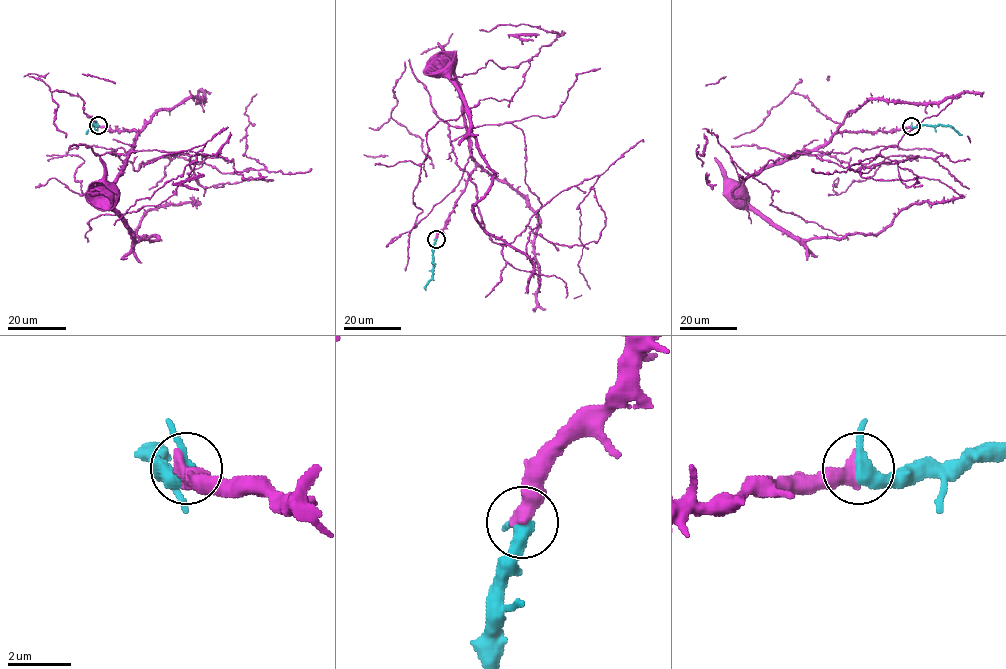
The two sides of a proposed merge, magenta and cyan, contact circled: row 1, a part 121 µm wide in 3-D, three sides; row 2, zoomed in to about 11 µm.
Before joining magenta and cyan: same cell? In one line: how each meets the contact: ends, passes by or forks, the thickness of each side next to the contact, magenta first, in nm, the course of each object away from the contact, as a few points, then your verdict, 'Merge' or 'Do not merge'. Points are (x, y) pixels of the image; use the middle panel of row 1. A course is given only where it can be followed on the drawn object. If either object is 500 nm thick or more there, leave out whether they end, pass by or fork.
Thickness 600 nm (magenta) against 400 nm. Course of magenta: (436, 239), (475, 167), (462, 127), (449, 139), (493, 242), (597, 175), (578, 206), (590, 289). Course of cyan: (436, 239), (433, 278), (425, 290). Merge

